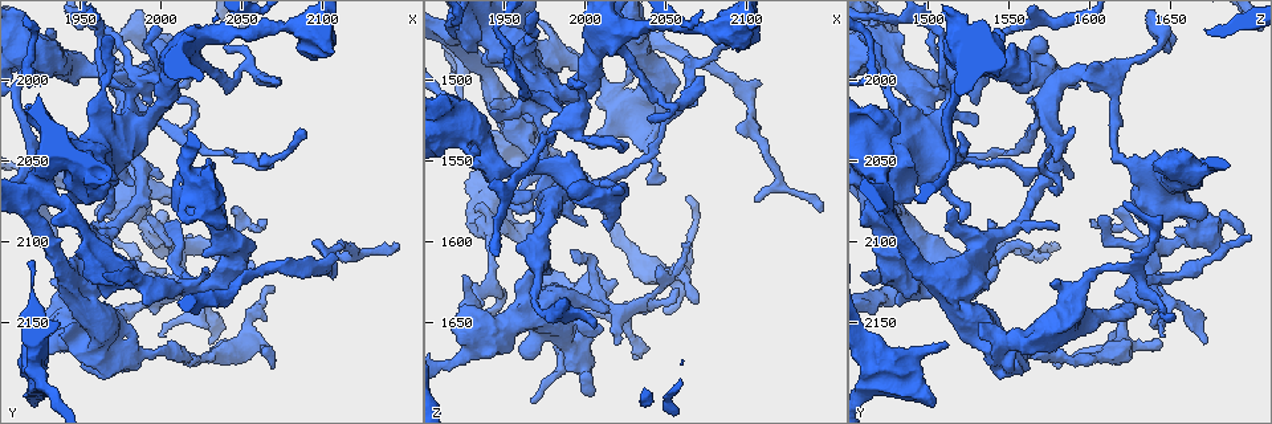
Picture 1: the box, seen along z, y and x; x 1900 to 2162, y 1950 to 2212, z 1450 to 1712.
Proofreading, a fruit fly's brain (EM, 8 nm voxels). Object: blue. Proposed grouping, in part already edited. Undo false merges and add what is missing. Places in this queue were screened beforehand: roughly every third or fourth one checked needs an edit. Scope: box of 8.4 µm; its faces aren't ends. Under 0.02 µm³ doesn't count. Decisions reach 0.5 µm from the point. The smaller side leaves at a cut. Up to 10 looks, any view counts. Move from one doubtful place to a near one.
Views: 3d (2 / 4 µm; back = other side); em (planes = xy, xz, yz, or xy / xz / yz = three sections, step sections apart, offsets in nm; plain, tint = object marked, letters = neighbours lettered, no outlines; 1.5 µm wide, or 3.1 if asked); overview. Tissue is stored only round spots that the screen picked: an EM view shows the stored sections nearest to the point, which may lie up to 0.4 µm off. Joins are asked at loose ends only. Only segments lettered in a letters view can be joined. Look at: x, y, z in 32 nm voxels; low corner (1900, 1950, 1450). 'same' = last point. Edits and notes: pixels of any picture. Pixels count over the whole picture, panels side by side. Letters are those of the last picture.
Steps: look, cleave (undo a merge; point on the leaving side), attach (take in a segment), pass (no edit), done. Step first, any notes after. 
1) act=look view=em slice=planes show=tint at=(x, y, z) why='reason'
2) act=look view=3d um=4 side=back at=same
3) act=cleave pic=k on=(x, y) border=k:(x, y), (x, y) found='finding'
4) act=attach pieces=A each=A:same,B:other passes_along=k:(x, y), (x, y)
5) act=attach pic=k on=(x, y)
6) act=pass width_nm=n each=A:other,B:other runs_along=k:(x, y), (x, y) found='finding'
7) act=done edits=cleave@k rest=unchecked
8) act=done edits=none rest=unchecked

act=look view=3d um=4 at=(2072, 2002, 1496)

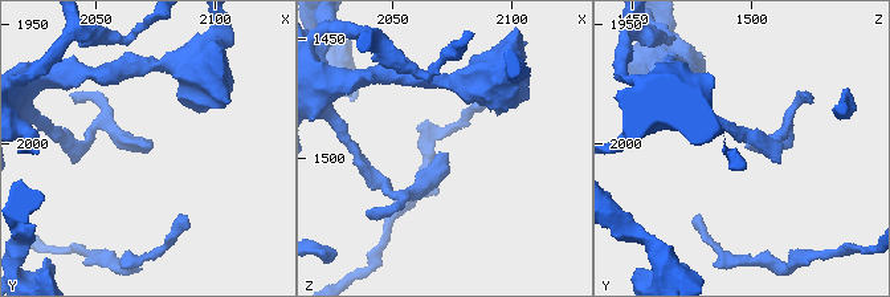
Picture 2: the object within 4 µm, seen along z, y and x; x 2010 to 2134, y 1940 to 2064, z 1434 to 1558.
act=look view=em slice=planes show=letters at=(2071, 2001, 1498)

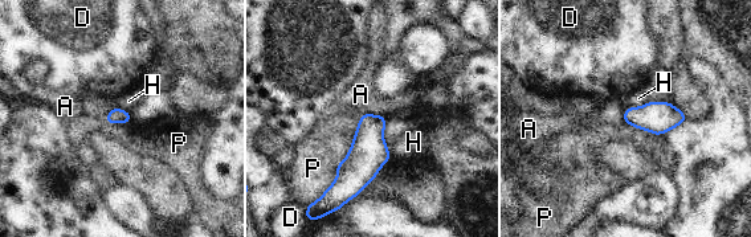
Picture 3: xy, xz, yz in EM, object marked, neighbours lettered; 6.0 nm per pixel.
act=pass longest_contact=P:550nm each=A:other,D:other,H:other,P:other found='none of them fits'

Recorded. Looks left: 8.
act=look view=3d um=4 at=(2106, 2106, 1576) why='thin end'

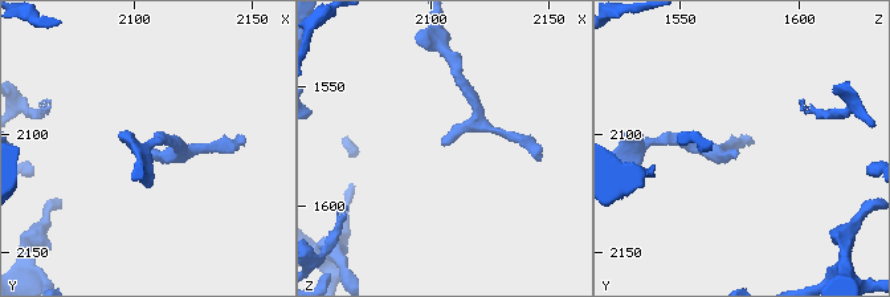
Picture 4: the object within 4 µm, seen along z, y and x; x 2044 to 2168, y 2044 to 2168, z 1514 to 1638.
act=look view=em slice=xz step=4 show=tint at=(2105, 2108, 1574) why='now the EM'

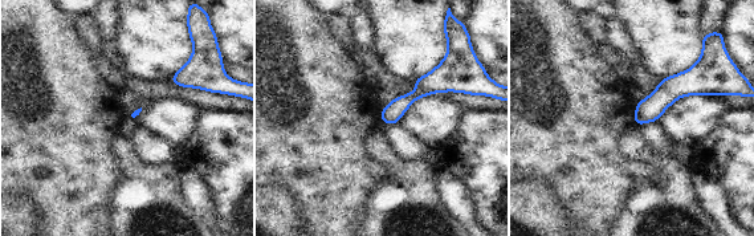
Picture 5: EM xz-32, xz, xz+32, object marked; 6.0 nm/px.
act=look view=em slice=planes show=letters at=same

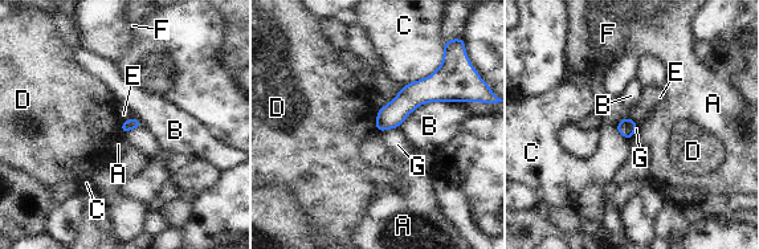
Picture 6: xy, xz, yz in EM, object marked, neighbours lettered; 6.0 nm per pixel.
act=pass longest_contact=B:360nm each=A:other,B:other,C:other,D:other,E:other,F:other,G:other border=6:(378, 110), (374, 130) found='no lettered segment goes on from it'

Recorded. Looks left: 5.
act=look view=3d um=4 at=(1940, 2156, 1530) why='stops while still wide'

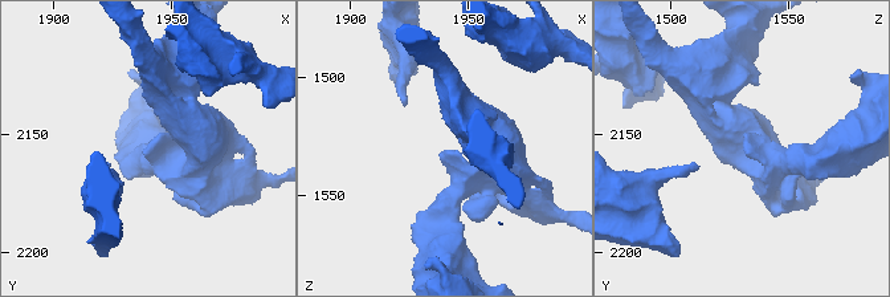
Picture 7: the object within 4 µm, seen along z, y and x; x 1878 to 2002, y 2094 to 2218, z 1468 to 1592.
act=look view=em slice=planes show=letters at=(1940, 2157, 1531)

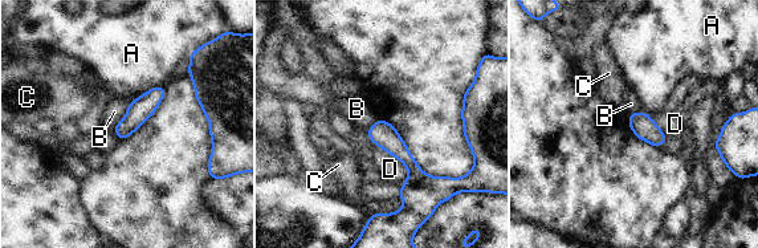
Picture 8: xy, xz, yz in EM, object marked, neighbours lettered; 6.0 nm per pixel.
act=pass longest_contact=D:320nm each=A:other,B:other,C:other,D:other border=8:(131, 101), (126, 114), (113, 130) found='no lettered segment goes on from it'

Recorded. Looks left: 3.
act=look view=em slice=xz step=4 show=plain at=(2004, 1974, 1654) why='branch stops here'

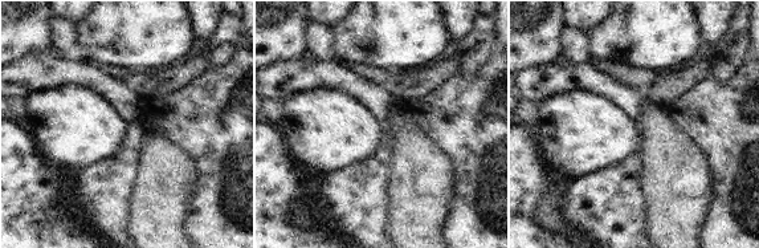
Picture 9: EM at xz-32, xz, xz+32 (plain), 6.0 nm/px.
act=look view=em slice=xz step=4 show=letters at=same why='what lies round it'

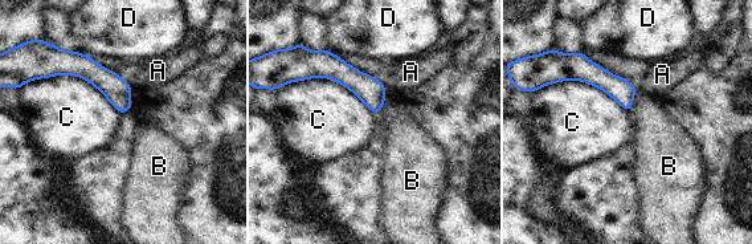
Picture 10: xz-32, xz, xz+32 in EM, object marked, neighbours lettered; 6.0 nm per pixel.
act=pass longest_contact=C:600nm each=A:other,B:other,C:other,D:other found='no lettered segment goes on from it'

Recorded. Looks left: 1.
act=done edits=none rest=unchecked

